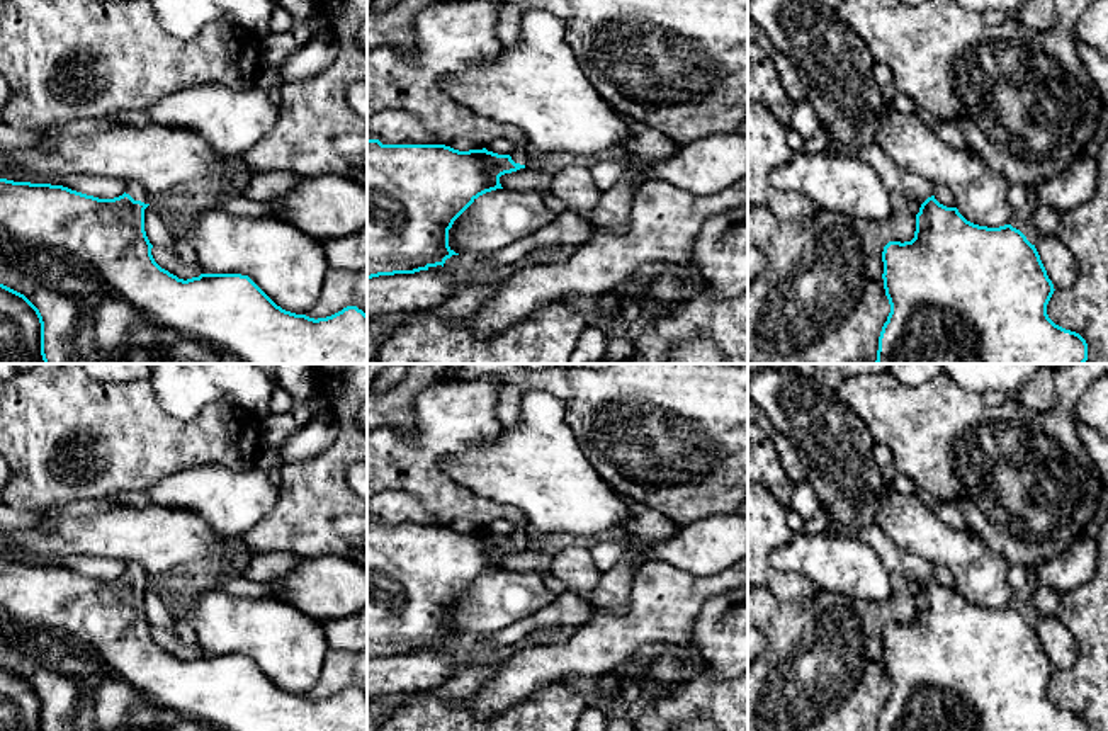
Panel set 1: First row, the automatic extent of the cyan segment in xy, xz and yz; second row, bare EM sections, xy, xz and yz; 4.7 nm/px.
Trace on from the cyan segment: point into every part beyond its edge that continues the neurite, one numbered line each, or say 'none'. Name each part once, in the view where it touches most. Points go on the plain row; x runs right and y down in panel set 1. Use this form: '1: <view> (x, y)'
1: xy (136, 572)

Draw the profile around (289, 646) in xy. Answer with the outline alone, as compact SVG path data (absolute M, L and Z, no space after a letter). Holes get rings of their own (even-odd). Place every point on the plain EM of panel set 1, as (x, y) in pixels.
M197 585L190 595L173 597L173 617L192 624L204 654L248 656L277 687L306 695L319 680L328 639L321 620L279 598L235 597Z

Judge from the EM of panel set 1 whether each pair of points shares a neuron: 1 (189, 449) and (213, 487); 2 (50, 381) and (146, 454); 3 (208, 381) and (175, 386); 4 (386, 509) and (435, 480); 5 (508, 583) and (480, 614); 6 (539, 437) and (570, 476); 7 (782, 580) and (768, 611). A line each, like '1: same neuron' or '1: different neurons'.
1: different neurons
2: same neuron
3: same neuron
4: different neurons
5: same neuron
6: same neuron
7: different neurons

